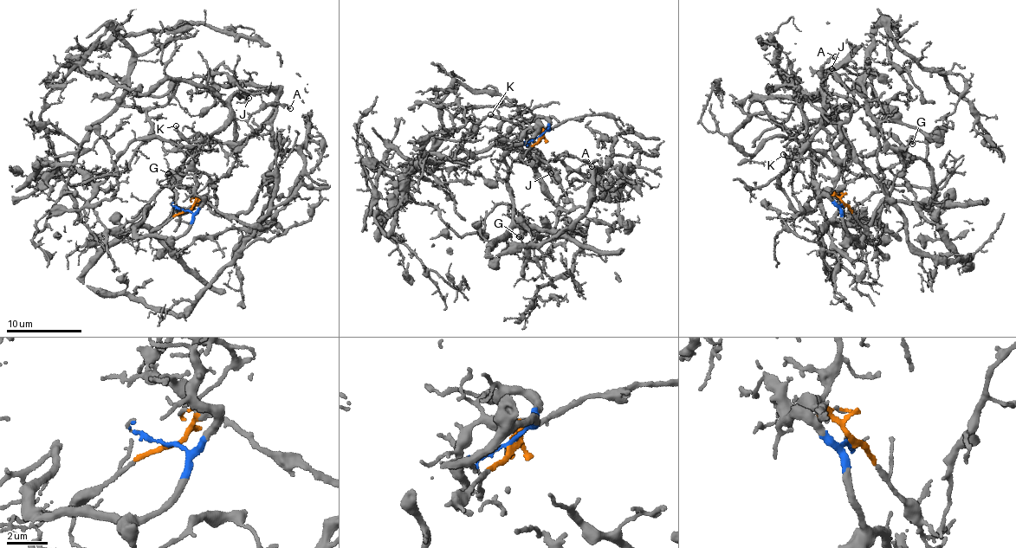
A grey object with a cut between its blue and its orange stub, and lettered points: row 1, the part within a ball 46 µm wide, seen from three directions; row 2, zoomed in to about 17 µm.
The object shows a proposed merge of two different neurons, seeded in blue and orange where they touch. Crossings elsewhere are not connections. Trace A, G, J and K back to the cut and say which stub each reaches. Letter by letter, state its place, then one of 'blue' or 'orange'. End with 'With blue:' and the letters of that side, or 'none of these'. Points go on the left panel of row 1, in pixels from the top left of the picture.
A: (290, 108) | orange
G: (168, 173) | blue
J: (249, 98) | orange
K: (176, 125) | orange
With blue: G

